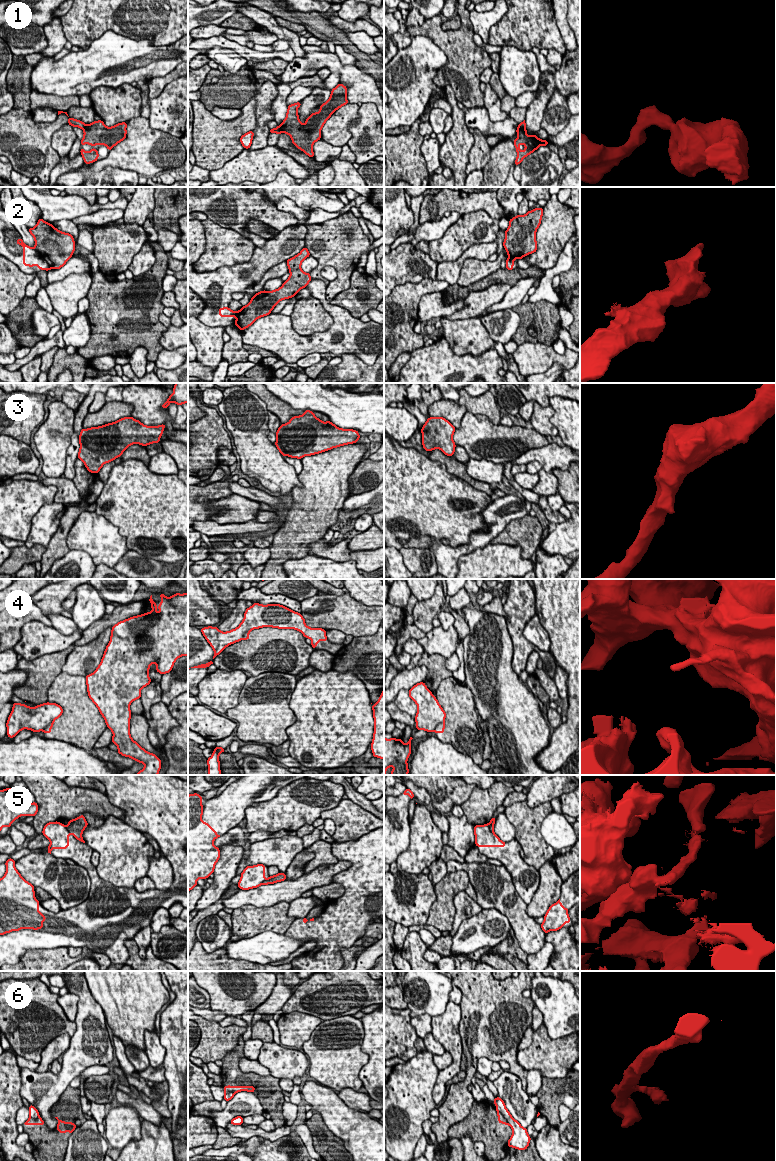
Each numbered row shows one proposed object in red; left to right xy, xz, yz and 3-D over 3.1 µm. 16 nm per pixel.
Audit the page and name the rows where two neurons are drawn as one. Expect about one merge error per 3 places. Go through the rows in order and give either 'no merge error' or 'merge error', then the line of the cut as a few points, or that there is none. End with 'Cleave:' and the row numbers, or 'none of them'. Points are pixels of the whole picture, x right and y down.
1: merge error | xz (279, 125), (281, 132)
2: merge error | xy (33, 248), (50, 268)
3: no merge error | no cut
4: merge error | xy (55, 718), (42, 729)
5: merge error | yz (487, 824), (492, 831)
6: merge error | yz (497, 1110), (509, 1124)
Cleave: 1, 2, 4, 5, 6

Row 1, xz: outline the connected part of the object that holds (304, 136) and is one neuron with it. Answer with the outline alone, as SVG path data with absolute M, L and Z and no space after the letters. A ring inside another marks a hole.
M339 83L331 90L330 98L320 105L317 113L312 113L303 125L299 120L297 109L301 102L288 105L286 118L279 125L281 133L291 137L292 143L306 155L314 158L313 144L321 139L321 129L330 116L343 105L348 104L347 87Z

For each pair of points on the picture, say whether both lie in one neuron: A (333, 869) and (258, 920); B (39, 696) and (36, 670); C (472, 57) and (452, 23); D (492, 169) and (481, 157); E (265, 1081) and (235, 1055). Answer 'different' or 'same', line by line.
A: different
B: same
C: different
D: different
E: same

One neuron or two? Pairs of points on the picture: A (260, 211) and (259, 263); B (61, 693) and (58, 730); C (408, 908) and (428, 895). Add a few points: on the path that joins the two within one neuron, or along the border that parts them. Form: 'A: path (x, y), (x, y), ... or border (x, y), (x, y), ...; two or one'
A: border (267, 239), (261, 247), (256, 247); two
B: path (67, 702), (67, 721); one
C: path (413, 906), (423, 897); one

